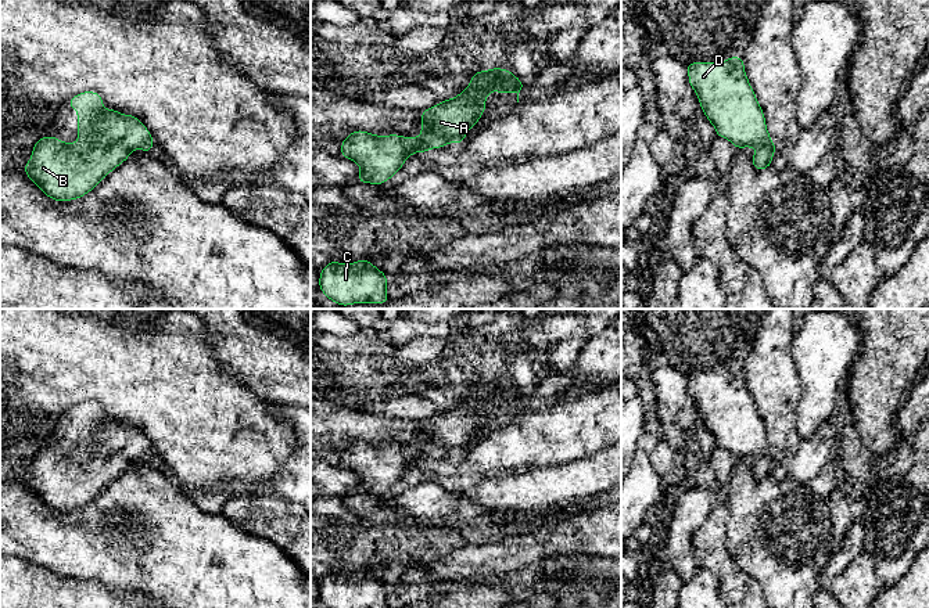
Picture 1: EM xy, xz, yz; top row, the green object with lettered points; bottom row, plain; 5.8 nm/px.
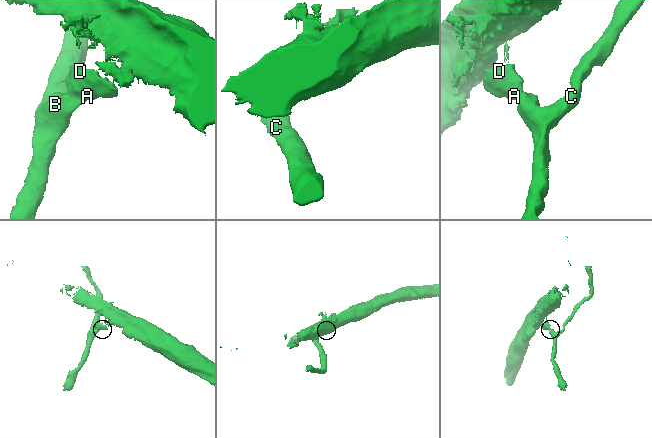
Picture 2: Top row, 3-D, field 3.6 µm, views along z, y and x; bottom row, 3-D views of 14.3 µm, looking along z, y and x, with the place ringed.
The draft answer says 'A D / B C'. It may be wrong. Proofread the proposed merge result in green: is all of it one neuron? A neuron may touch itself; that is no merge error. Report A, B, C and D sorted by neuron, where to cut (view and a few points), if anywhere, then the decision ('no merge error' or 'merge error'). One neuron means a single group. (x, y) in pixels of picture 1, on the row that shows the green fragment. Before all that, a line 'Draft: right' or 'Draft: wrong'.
Draft: wrong
A B C D; no cut; no merge error

